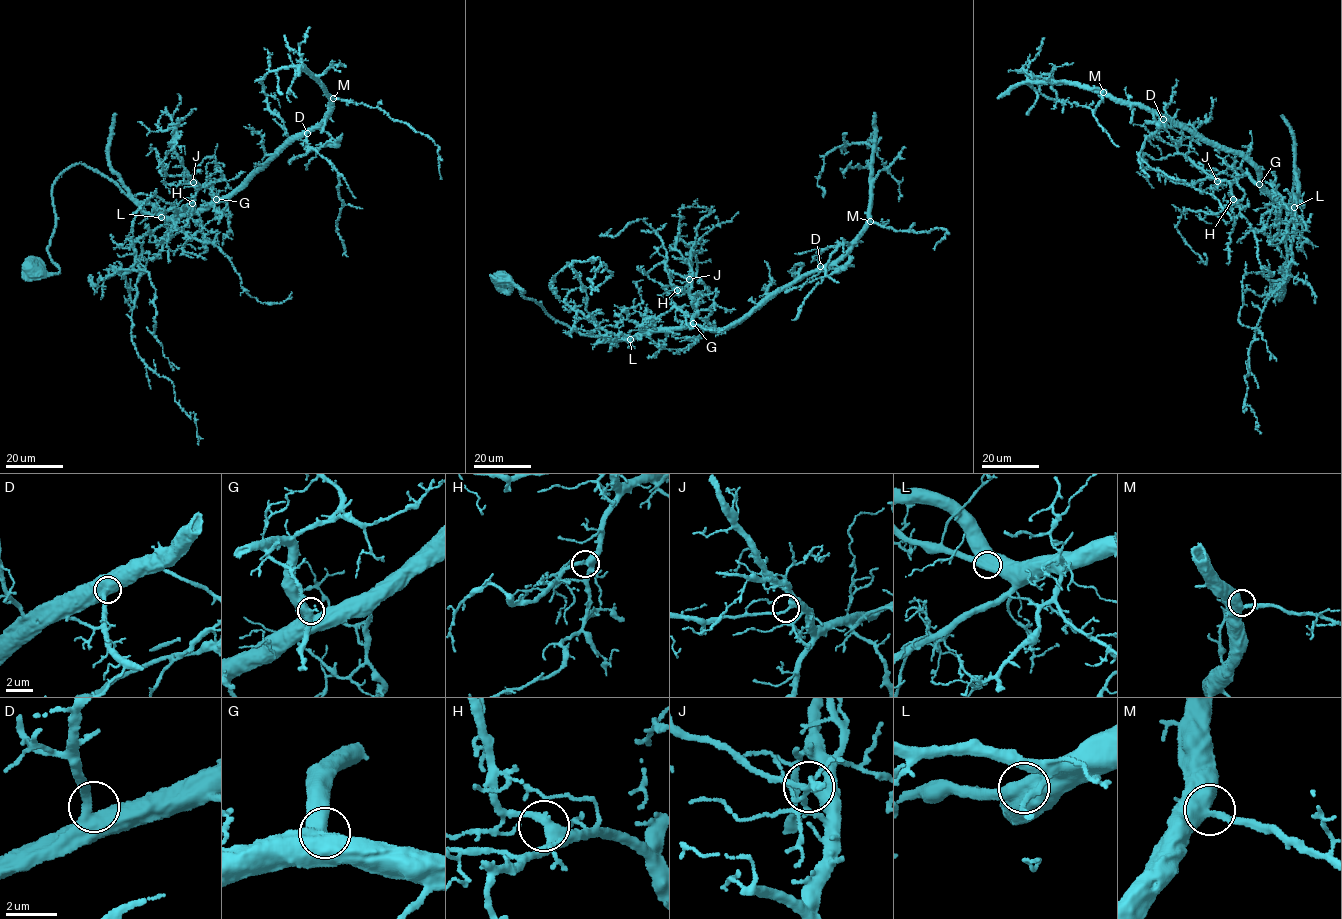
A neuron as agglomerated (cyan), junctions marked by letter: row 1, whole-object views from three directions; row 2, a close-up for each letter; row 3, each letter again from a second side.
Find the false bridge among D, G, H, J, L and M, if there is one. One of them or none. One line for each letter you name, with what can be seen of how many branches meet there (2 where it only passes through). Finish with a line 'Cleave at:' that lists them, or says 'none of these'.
Cleave at: none of these

